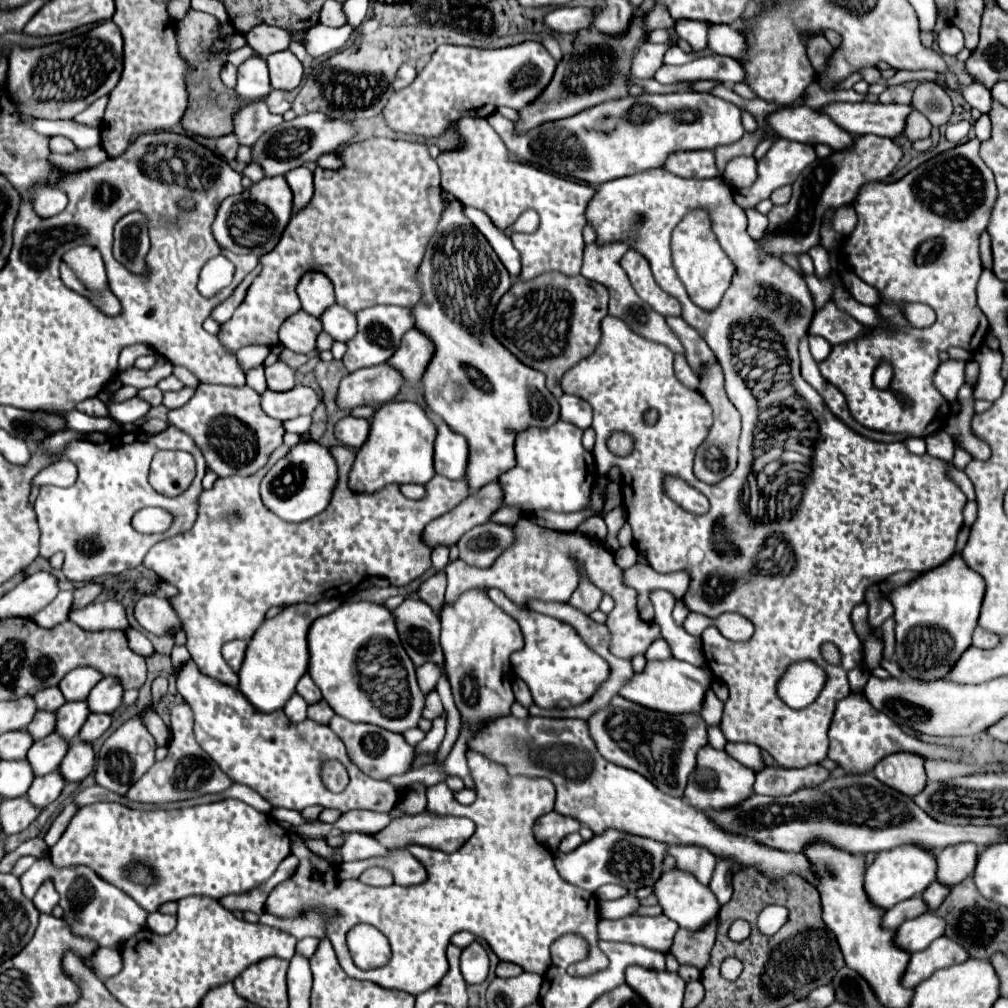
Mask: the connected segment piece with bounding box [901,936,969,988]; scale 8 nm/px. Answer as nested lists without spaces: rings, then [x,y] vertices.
[[[941,936],[933,940],[925,950],[913,952],[909,958],[909,964],[901,976],[901,984],[905,988],[915,988],[921,980],[929,978],[933,972],[941,968],[949,968],[953,964],[961,964],[969,958],[965,948],[961,948],[957,942]]]

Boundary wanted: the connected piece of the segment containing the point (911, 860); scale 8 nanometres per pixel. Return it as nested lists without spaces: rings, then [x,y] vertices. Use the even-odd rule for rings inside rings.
[[[901,846],[887,852],[879,852],[875,862],[865,872],[865,892],[871,904],[877,908],[889,910],[897,902],[919,896],[933,880],[935,880],[935,856],[931,856],[927,850],[917,846]]]

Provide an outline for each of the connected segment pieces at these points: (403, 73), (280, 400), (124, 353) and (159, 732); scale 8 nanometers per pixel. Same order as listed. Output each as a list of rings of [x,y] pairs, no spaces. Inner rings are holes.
[[[403,64],[403,66],[397,70],[397,76],[395,76],[395,80],[393,80],[393,88],[395,88],[395,90],[403,90],[405,86],[409,86],[409,84],[415,80],[415,76],[417,76],[415,68],[413,68],[411,64]]]
[[[297,384],[295,388],[287,392],[265,390],[261,394],[261,408],[271,418],[277,418],[277,420],[289,420],[303,414],[311,414],[317,402],[319,402],[317,394],[311,388],[301,386],[301,384]]]
[[[133,344],[133,346],[123,348],[123,350],[121,350],[121,354],[119,354],[119,370],[123,372],[123,370],[131,368],[131,366],[133,366],[133,362],[135,362],[139,356],[149,354],[149,352],[153,352],[153,348],[149,348],[147,344]]]
[[[147,710],[147,712],[143,714],[143,720],[145,720],[145,726],[149,728],[149,732],[153,734],[155,742],[157,742],[159,746],[167,746],[171,734],[169,734],[167,726],[163,724],[163,720],[161,720],[153,710]]]

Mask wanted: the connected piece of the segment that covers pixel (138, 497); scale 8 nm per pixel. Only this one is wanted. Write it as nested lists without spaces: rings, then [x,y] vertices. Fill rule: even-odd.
[[[169,426],[167,430],[159,432],[159,434],[143,434],[143,432],[119,432],[119,436],[109,436],[105,442],[101,444],[93,444],[87,440],[71,440],[65,450],[59,454],[59,460],[69,460],[77,466],[79,476],[77,482],[69,488],[57,488],[57,486],[41,486],[37,500],[35,500],[35,514],[37,514],[37,522],[39,522],[39,530],[41,530],[41,556],[43,558],[51,558],[55,552],[65,552],[65,562],[63,562],[63,574],[73,580],[73,582],[91,582],[93,578],[105,576],[105,574],[121,574],[123,570],[129,568],[137,568],[143,562],[143,556],[149,552],[149,548],[153,544],[157,544],[159,540],[165,538],[173,538],[177,534],[183,534],[187,530],[191,530],[195,516],[197,516],[197,496],[201,494],[203,486],[201,480],[205,476],[205,458],[201,454],[201,450],[193,444],[193,440],[183,434],[181,430]],[[159,450],[185,450],[189,452],[195,462],[197,462],[197,476],[191,482],[191,486],[179,494],[179,496],[161,496],[159,492],[155,492],[151,488],[151,484],[147,482],[149,476],[149,464],[155,456],[155,452]],[[145,506],[161,506],[173,512],[175,520],[173,526],[163,532],[163,534],[153,534],[153,536],[145,536],[145,534],[137,534],[131,528],[131,518],[137,510],[145,508]]]

